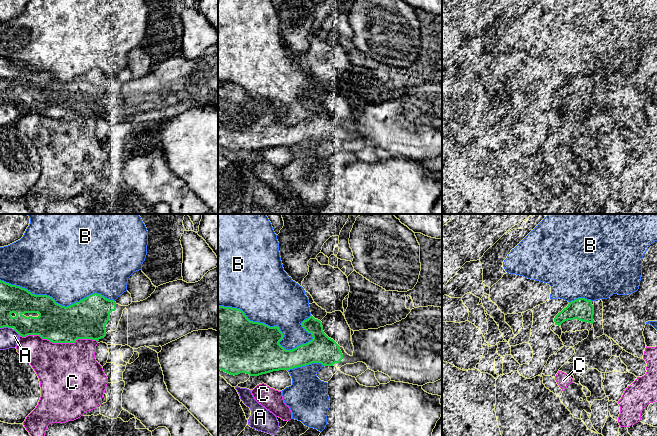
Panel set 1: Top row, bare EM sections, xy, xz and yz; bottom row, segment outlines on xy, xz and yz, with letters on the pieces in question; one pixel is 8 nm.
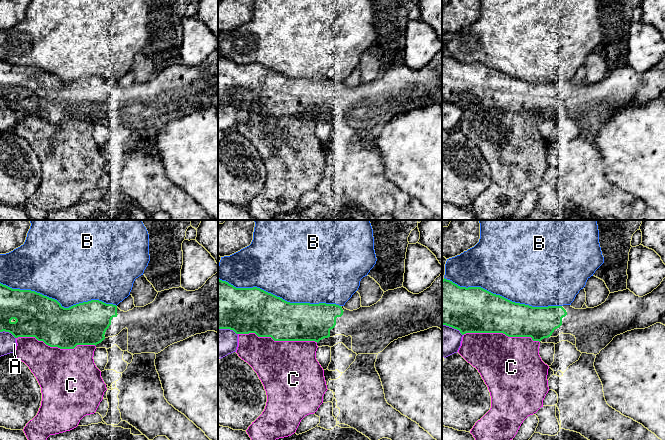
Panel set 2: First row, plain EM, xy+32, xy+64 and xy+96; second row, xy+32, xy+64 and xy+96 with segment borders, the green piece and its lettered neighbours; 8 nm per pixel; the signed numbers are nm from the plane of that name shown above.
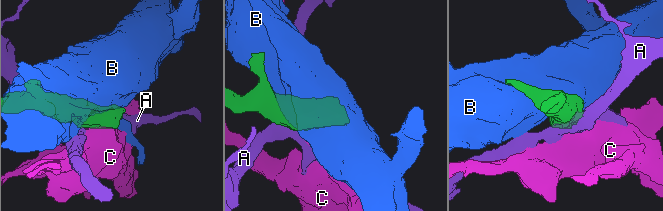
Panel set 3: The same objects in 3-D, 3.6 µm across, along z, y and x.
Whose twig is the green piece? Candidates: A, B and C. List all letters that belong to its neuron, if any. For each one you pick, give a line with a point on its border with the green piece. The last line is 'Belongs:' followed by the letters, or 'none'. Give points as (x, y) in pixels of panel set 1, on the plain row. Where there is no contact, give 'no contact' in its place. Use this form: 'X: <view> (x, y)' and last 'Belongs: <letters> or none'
Belongs: none

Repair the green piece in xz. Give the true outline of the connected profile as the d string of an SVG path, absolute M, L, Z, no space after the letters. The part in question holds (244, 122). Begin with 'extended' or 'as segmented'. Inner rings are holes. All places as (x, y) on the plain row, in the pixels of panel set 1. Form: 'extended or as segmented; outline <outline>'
extended; outline M218 82L218 146L234 152L240 149L259 152L312 139L341 144L346 140L363 138L368 145L382 148L395 158L423 162L442 155L441 83L414 84L405 95L392 101L354 107L352 132L324 109L322 98L312 91L301 101L312 110L313 115L292 126L286 126L279 120L284 113L279 103L270 103L264 99L250 97L240 85Z

